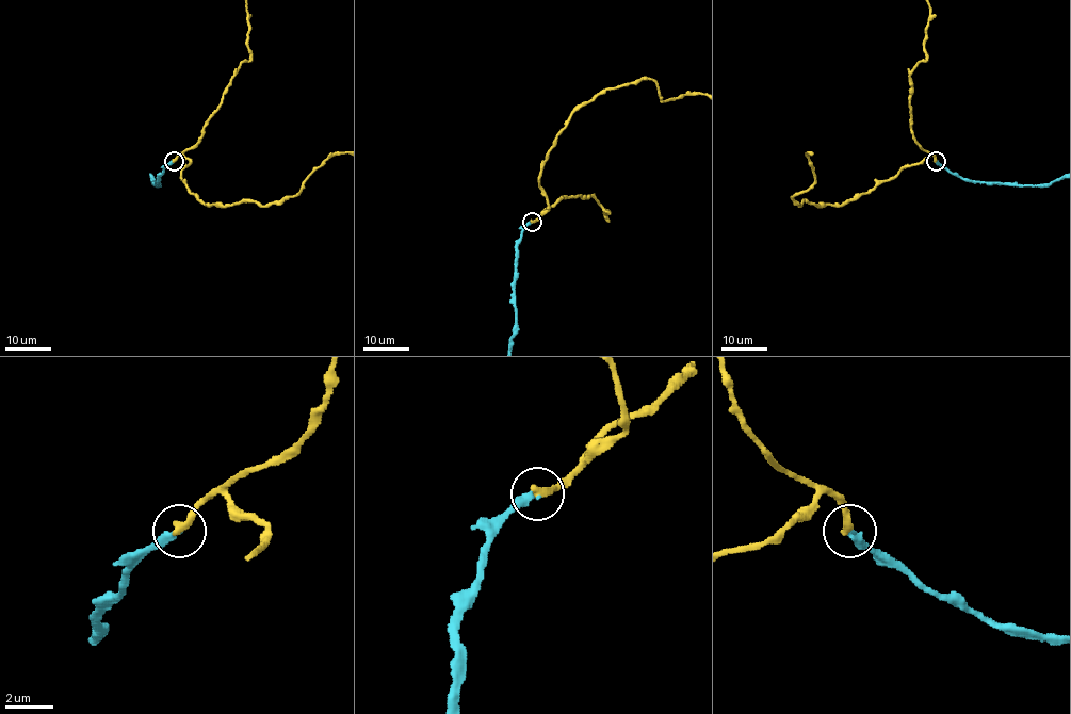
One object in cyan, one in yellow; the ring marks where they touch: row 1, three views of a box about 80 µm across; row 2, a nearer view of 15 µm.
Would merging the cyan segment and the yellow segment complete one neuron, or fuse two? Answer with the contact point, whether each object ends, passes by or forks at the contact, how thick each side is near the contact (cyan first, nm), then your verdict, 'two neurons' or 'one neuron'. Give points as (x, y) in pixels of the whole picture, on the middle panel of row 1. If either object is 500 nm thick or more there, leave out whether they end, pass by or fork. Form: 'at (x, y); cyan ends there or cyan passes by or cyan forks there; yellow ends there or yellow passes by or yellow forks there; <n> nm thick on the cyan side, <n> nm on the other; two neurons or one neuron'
at (532, 222); cyan ends there; yellow ends there; 280 nm thick on the cyan side, 360 nm on the other; two neurons

